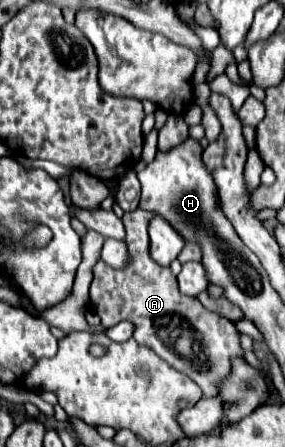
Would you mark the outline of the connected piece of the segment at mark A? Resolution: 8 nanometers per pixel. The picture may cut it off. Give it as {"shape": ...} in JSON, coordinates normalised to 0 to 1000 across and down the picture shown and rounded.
{"shape":[[[495,465],[439,474],[439,541],[460,559],[460,595],[446,595],[446,604],[404,604],[361,582],[326,595],[326,631],[312,653],[319,689],[340,698],[368,734],[396,734],[425,716],[467,720],[474,761],[495,774],[530,779],[614,828],[691,855],[712,872],[712,886],[754,886],[761,859],[811,828],[811,796],[853,796],[839,743],[811,716],[719,694],[698,671],[642,662],[621,644],[621,622],[600,613],[600,600],[558,595],[523,573],[516,506],[537,483],[537,474]]]}

